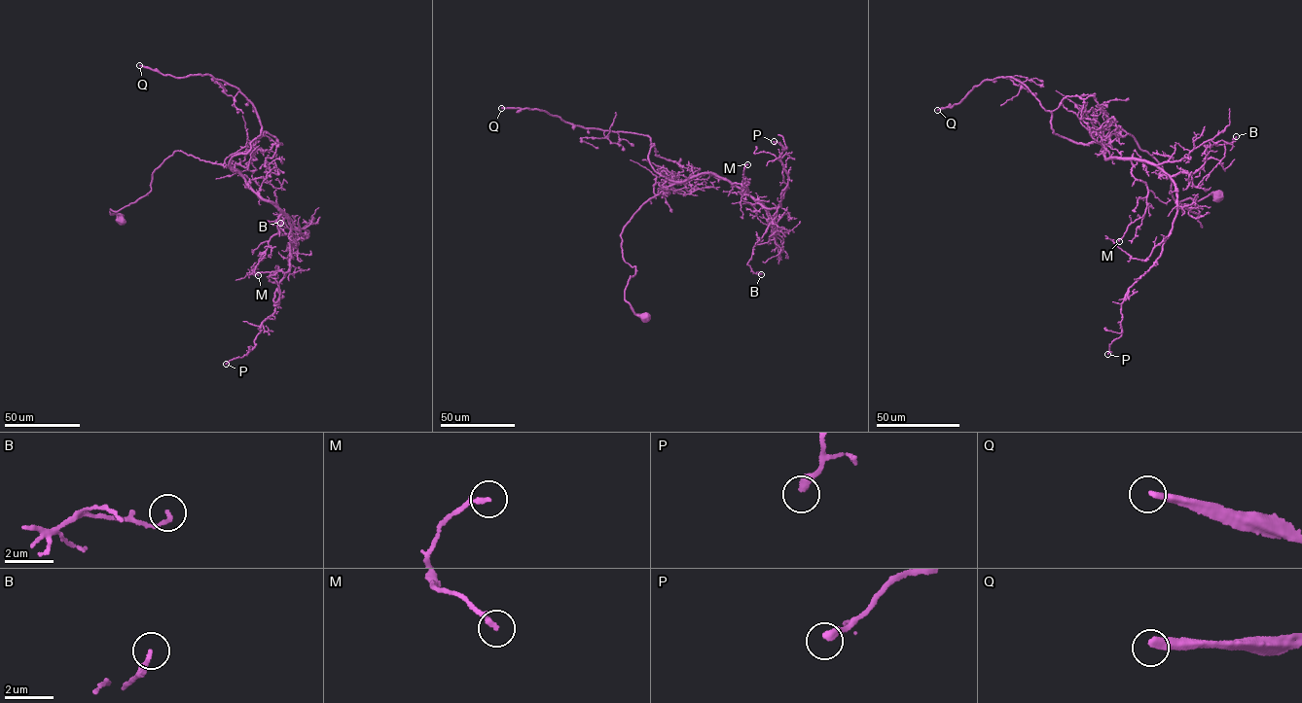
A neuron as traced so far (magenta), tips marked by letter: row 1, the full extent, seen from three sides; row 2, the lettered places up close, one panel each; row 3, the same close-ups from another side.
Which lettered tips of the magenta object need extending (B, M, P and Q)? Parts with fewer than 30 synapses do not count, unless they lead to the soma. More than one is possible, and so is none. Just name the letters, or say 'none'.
Q

